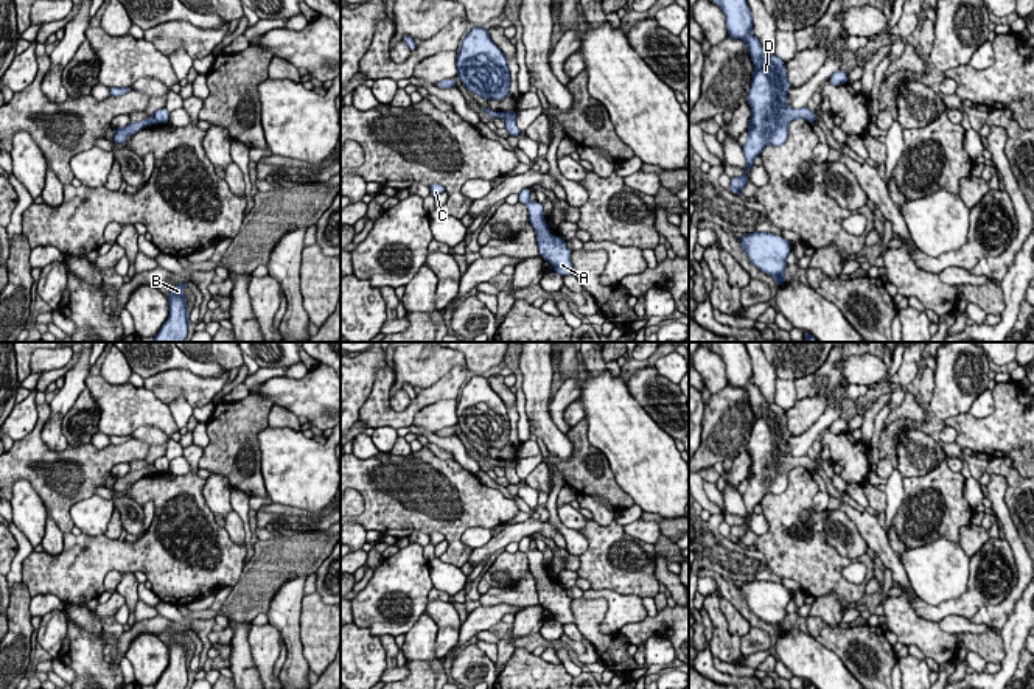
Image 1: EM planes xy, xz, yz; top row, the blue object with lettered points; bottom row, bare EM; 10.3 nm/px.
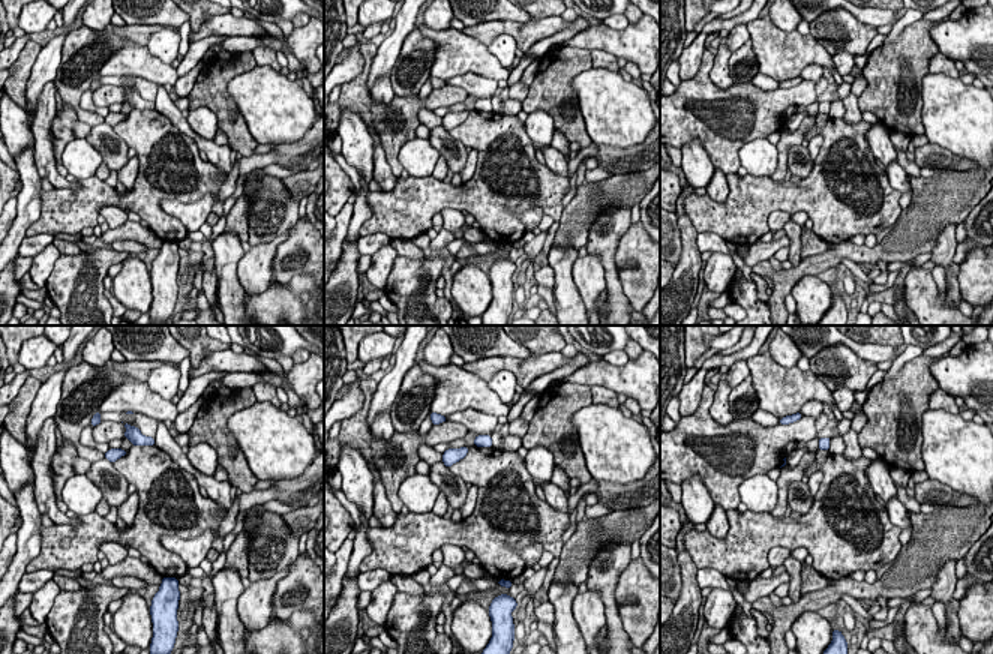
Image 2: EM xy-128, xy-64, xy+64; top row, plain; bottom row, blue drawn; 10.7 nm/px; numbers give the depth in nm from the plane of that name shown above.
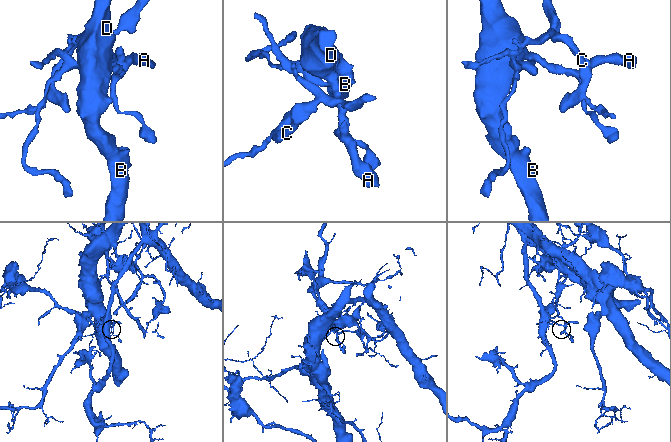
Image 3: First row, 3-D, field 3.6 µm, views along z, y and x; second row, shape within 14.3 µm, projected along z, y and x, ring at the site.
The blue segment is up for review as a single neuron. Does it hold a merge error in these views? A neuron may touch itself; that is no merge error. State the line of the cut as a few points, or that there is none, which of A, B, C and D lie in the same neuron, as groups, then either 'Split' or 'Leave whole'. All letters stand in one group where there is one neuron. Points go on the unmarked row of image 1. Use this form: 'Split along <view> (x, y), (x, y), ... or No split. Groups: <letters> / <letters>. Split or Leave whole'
Split along xy (153, 465), (156, 472). Groups: A B D / C. Split

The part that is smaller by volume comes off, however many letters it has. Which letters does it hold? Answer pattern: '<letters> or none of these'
C

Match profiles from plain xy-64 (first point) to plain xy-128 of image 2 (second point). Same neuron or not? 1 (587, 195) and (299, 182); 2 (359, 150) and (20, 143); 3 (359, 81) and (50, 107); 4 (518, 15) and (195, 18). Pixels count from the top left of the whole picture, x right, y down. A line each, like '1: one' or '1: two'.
1: one
2: one
3: two
4: two

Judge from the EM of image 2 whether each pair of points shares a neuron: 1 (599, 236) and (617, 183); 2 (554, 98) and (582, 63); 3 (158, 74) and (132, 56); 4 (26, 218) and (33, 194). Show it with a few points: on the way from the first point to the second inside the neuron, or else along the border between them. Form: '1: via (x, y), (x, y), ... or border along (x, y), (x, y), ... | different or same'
1: border along (630, 207), (605, 206), (588, 234) | different
2: via (554, 87), (572, 68) | same
3: via (152, 69), (138, 62) | same
4: via (29, 212), (29, 200) | same

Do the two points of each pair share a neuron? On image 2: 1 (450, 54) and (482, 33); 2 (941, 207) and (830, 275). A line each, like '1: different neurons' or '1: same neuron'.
1: different neurons
2: different neurons

